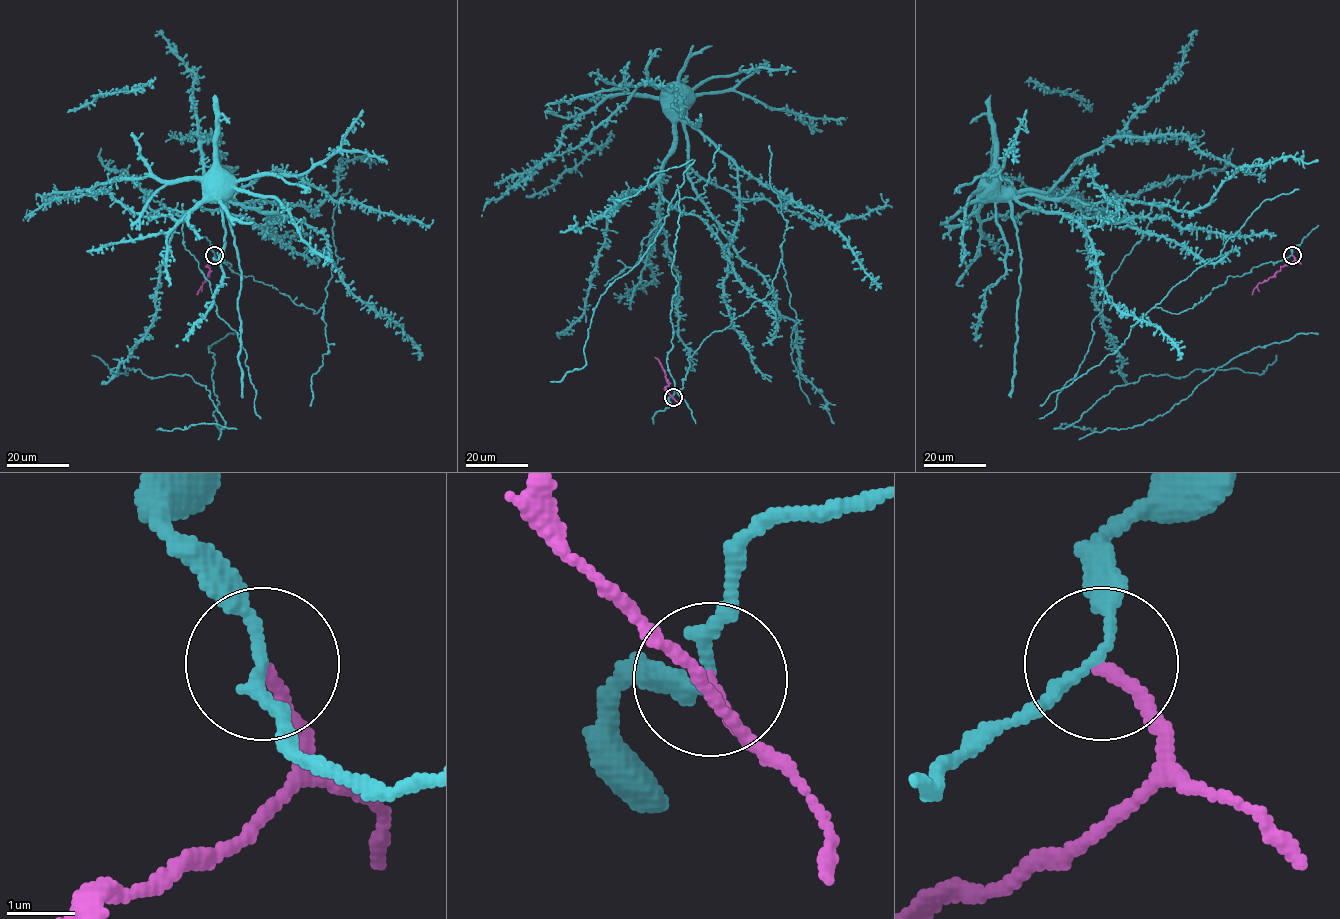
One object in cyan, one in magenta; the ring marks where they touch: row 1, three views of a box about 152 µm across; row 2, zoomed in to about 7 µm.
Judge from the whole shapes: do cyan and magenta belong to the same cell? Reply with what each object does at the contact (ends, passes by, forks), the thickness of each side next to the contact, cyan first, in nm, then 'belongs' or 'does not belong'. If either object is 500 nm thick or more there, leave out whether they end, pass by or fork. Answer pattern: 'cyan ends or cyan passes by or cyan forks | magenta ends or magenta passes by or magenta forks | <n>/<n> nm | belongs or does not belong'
cyan passes by | magenta ends | 160/170 nm | does not belong

